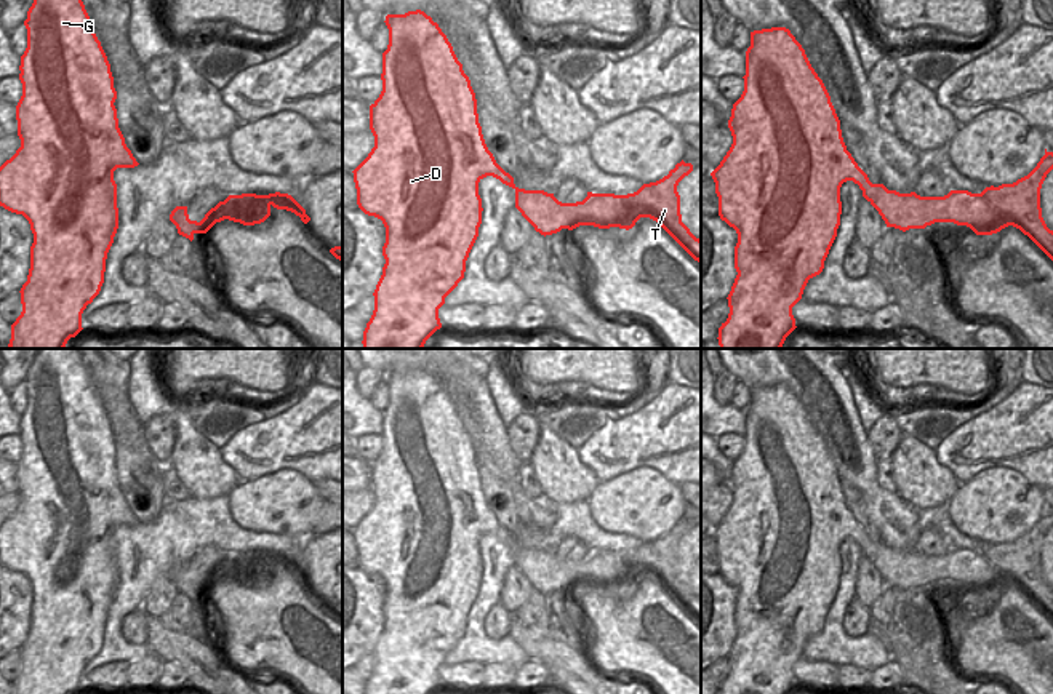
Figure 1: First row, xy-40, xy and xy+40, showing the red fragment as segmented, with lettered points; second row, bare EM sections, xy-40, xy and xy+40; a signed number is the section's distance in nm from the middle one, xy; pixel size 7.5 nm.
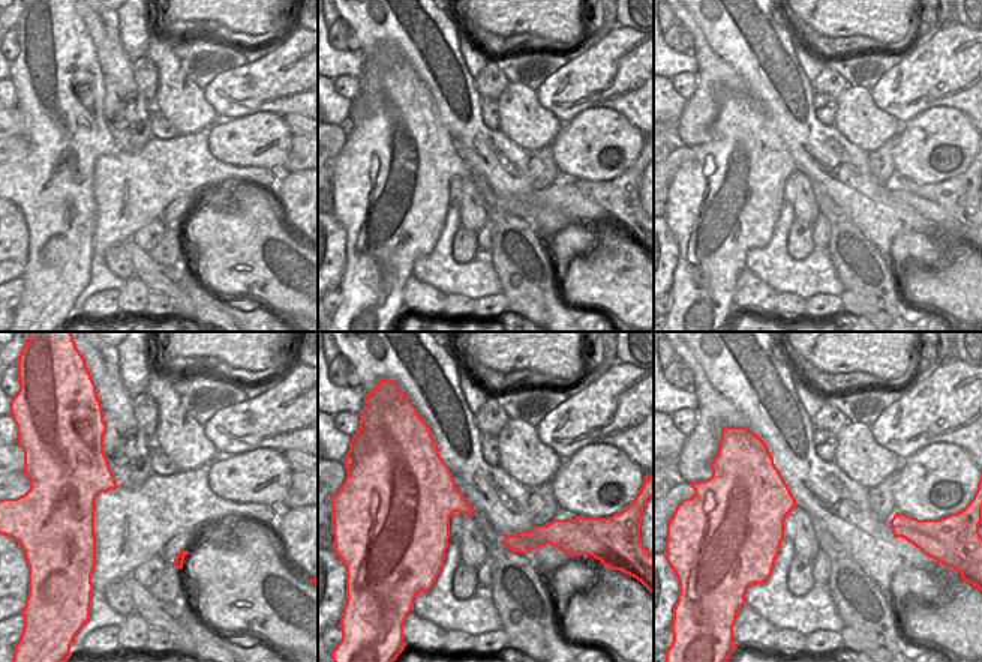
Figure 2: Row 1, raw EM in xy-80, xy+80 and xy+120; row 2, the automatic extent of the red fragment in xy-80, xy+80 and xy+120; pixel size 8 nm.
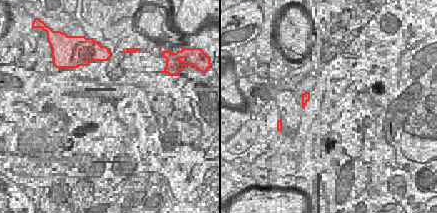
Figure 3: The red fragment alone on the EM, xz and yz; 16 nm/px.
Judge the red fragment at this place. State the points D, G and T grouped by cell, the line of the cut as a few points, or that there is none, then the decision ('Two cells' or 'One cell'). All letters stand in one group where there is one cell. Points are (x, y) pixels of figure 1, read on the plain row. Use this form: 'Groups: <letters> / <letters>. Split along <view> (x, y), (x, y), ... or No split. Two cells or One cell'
Groups: D G / T. Split along xy+40 (885, 546), (869, 558). Two cells

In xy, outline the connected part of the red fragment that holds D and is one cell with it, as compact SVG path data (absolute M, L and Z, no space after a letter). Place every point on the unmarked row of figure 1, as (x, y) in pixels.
M421 368L387 373L384 381L389 387L389 403L382 411L382 449L370 464L374 505L352 529L358 566L381 577L386 585L382 604L386 622L373 651L374 668L363 694L432 694L442 686L438 667L464 636L466 619L478 595L483 569L478 540L493 534L512 545L515 553L525 547L514 542L514 536L496 521L488 509L470 438L438 382Z

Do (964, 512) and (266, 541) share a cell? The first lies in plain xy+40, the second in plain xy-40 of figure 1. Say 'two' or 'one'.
two

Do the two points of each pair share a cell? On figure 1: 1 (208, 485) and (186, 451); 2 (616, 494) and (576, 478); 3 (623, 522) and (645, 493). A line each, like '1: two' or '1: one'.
1: one
2: two
3: one

